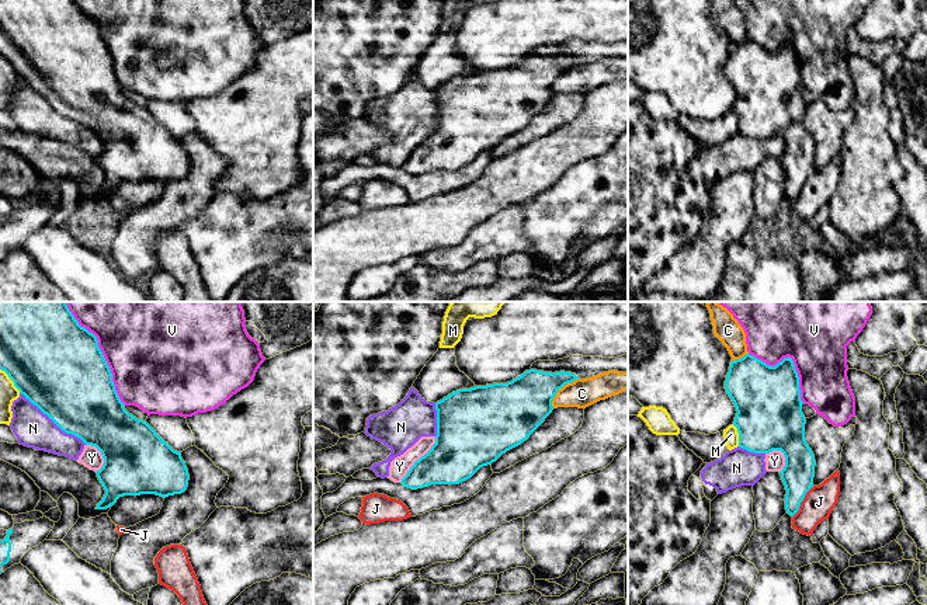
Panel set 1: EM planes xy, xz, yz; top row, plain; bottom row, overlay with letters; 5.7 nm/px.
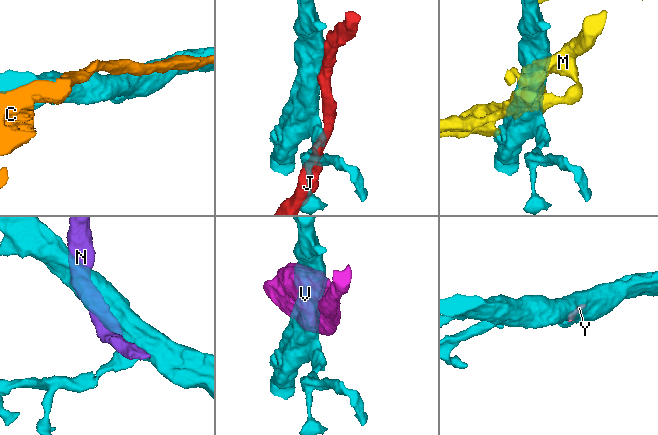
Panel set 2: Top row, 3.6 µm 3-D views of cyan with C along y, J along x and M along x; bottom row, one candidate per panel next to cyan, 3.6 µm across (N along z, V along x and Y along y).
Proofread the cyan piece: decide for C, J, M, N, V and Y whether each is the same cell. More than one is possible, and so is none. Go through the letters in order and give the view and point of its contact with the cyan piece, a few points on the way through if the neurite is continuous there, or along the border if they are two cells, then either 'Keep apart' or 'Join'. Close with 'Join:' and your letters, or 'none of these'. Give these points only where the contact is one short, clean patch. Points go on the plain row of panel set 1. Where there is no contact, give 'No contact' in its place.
C: Touches cyan at xz (559, 73). Keep apart
J: Touches cyan at yz (802, 185). Keep apart
M: Touches cyan at yz (739, 121). Keep apart
N: Touches cyan at xy (54, 107). Keep apart
V: Touches cyan at xy (104, 44). Keep apart
Y: Touches cyan at xz (419, 145). Boundary: xz (436, 122), (431, 132), (399, 167). Keep apart
Join: none of these

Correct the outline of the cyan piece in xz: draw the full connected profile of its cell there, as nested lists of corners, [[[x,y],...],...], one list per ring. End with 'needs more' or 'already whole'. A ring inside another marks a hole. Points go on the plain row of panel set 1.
[[[525,56],[507,69],[459,74],[435,88],[435,129],[402,164],[407,174],[431,170],[459,170],[480,153],[492,150],[507,136],[521,131],[552,98],[552,86],[565,70],[580,65],[572,58]]] | already whole

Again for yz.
[[[746,39],[730,48],[725,74],[737,97],[733,111],[739,118],[739,132],[754,139],[772,136],[784,139],[785,152],[780,160],[787,175],[785,195],[794,202],[806,178],[813,173],[816,146],[805,125],[806,104],[802,98],[799,62],[792,44],[784,44],[775,52],[770,52]]] | already whole

